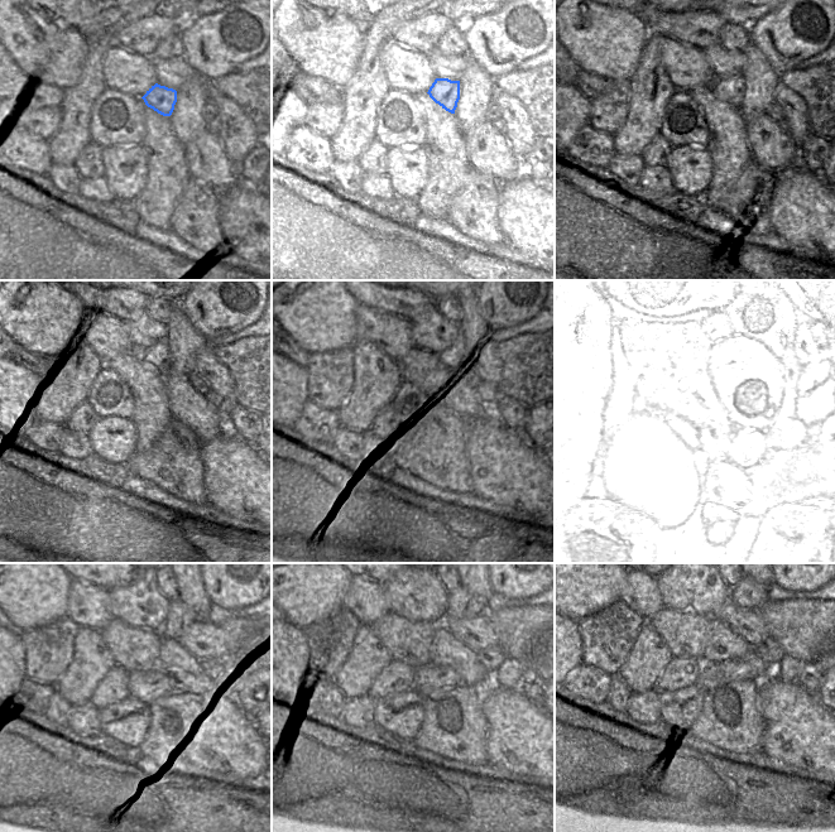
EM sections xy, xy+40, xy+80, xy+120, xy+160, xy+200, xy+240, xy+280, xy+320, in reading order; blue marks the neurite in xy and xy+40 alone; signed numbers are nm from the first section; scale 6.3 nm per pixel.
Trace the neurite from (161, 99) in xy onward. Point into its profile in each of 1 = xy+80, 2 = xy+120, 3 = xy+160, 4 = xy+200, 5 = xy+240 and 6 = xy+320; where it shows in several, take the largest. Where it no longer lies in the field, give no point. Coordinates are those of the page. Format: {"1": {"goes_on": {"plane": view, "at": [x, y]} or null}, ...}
{"1": {"goes_on": {"plane": "xy+80", "at": [730, 90]}}, "2": {"goes_on": {"plane": "xy+120", "at": [158, 355]}}, "3": {"goes_on": {"plane": "xy+160", "at": [457, 356]}}, "4": {"goes_on": {"plane": "xy+200", "at": [744, 345]}}, "5": {"goes_on": {"plane": "xy+240", "at": [180, 616]}}, "6": {"goes_on": {"plane": "xy+320", "at": [747, 594]}}}

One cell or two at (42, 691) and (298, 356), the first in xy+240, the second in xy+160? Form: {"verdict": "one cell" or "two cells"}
{"verdict": "two cells"}

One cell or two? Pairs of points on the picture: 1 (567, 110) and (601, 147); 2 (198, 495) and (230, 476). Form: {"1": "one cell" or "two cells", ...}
{"1": "one cell", "2": "two cells"}

